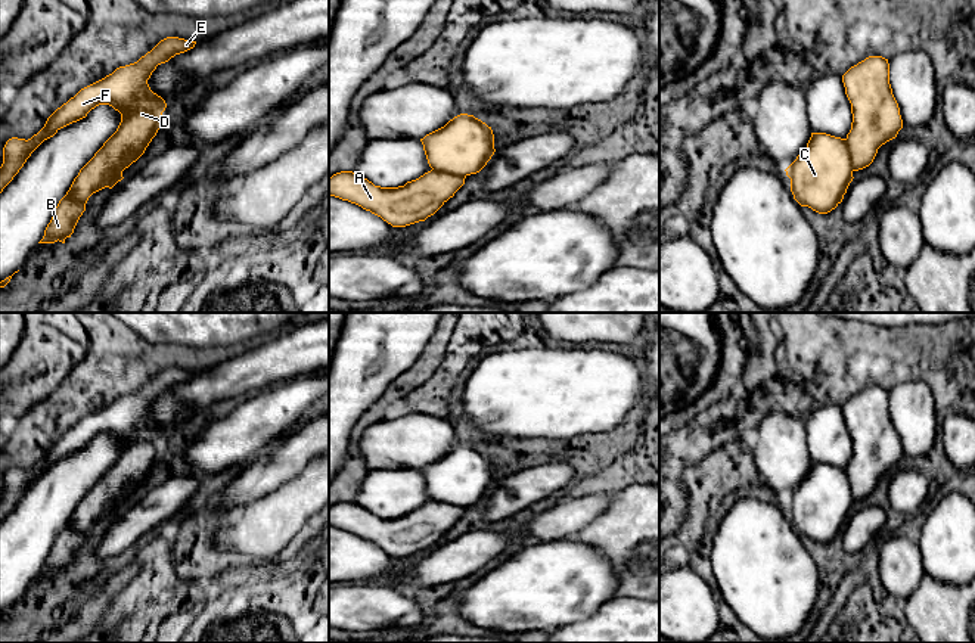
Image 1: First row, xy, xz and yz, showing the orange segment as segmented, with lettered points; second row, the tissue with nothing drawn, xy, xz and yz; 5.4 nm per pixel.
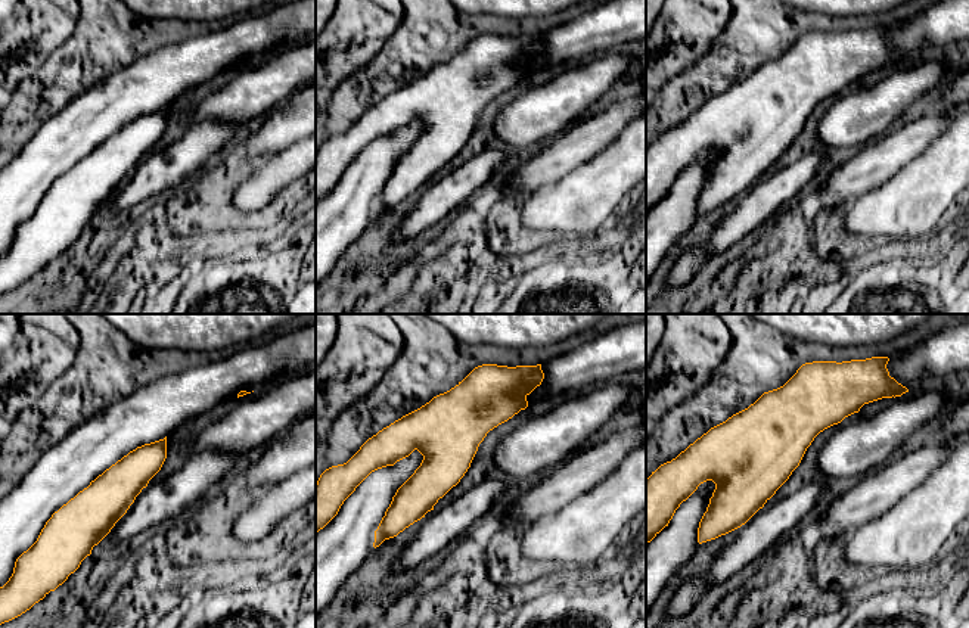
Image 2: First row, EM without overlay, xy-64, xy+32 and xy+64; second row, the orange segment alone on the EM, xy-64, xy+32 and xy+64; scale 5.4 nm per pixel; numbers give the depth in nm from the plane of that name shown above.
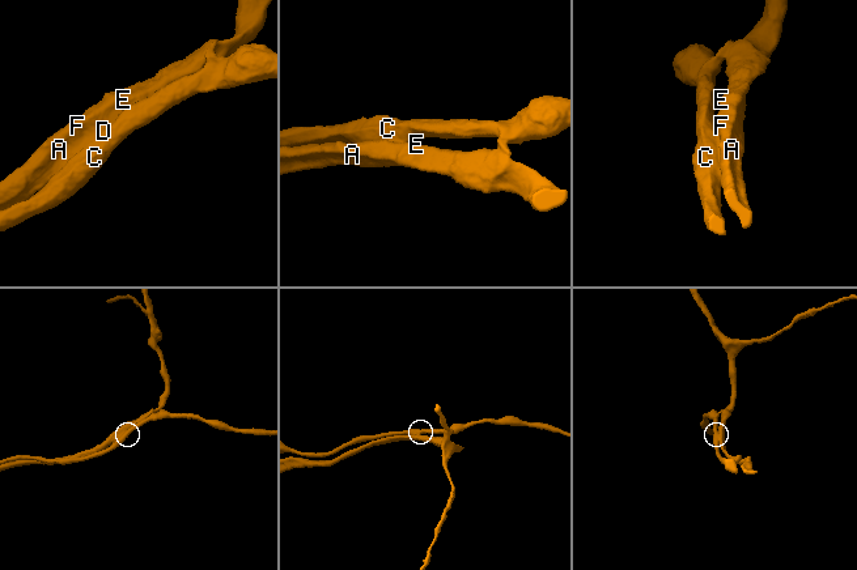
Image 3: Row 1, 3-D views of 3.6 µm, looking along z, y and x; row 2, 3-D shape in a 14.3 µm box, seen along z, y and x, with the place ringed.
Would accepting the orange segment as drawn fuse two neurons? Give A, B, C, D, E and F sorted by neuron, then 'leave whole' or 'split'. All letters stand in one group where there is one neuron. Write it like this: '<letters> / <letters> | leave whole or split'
A D E F / B C | split

